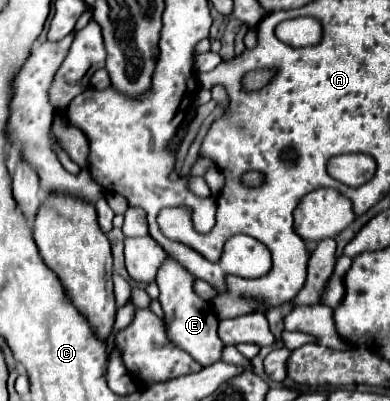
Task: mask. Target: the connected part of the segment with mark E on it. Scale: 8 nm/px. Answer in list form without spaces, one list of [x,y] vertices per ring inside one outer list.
[[[168,255],[156,275],[156,283],[160,287],[158,301],[166,313],[164,323],[168,327],[168,335],[172,337],[172,341],[180,349],[190,353],[198,363],[212,365],[222,359],[224,343],[220,343],[220,337],[218,337],[218,317],[214,315],[210,303],[196,295],[194,281],[196,277],[188,269],[184,269],[176,259],[170,259]]]

